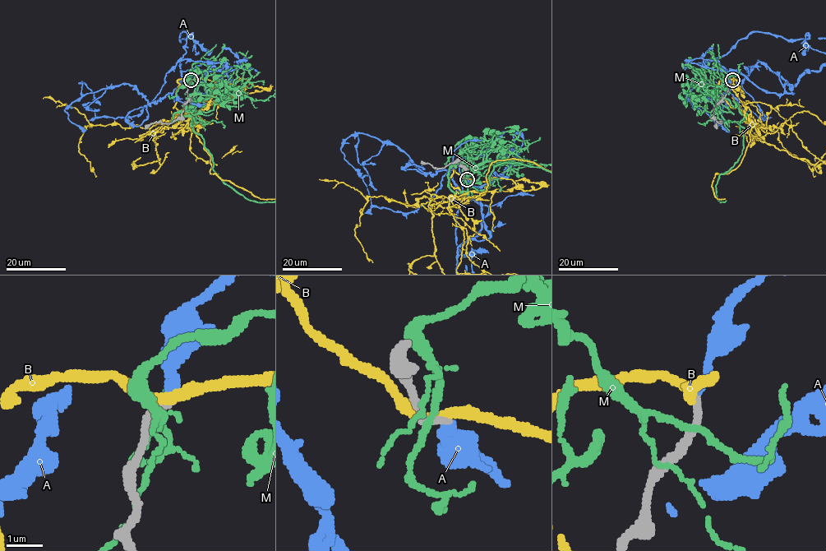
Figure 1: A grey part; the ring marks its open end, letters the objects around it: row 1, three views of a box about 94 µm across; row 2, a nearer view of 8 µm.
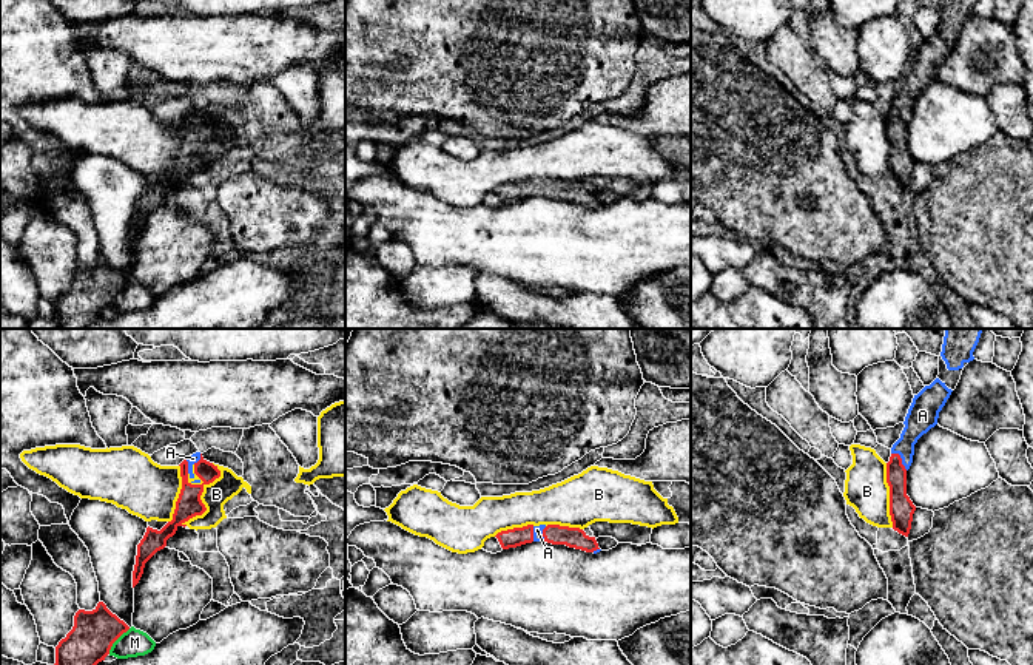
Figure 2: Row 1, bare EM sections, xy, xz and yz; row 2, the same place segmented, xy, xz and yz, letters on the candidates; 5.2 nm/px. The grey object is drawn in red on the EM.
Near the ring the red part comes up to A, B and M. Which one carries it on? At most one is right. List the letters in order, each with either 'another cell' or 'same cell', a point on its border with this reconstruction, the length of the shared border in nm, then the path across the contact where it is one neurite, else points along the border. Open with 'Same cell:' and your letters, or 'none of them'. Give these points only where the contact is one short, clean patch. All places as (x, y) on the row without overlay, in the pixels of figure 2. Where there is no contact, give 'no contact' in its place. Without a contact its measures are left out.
Same cell: A
A: same cell; contact yz (901, 113); length 130 nm
B: another cell; contact xy (199, 151); length 360 nm
M: another cell; contact xy (116, 293); length 180 nm; border xy (130, 283), (113, 298), (108, 307)

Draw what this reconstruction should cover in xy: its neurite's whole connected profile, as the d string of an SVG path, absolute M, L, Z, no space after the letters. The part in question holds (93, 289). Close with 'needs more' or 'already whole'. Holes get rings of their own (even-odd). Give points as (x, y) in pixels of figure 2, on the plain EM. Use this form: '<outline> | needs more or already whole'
M103 256L93 265L79 264L72 284L56 301L54 319L60 329L88 329L105 315L113 298L128 284Z | already whole

